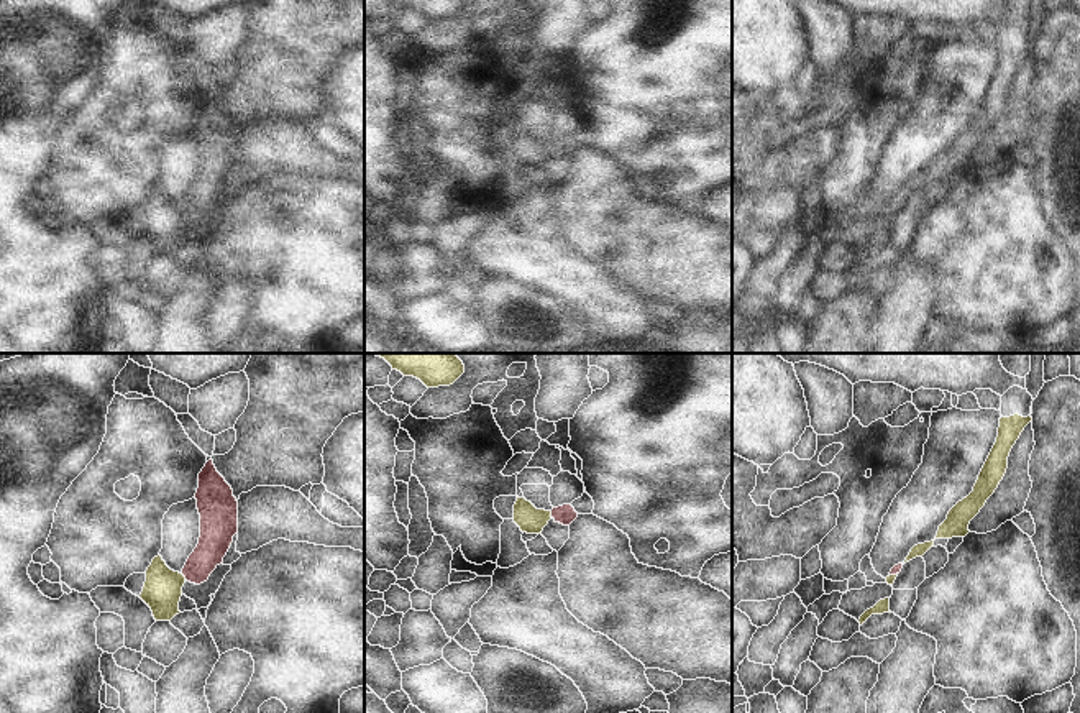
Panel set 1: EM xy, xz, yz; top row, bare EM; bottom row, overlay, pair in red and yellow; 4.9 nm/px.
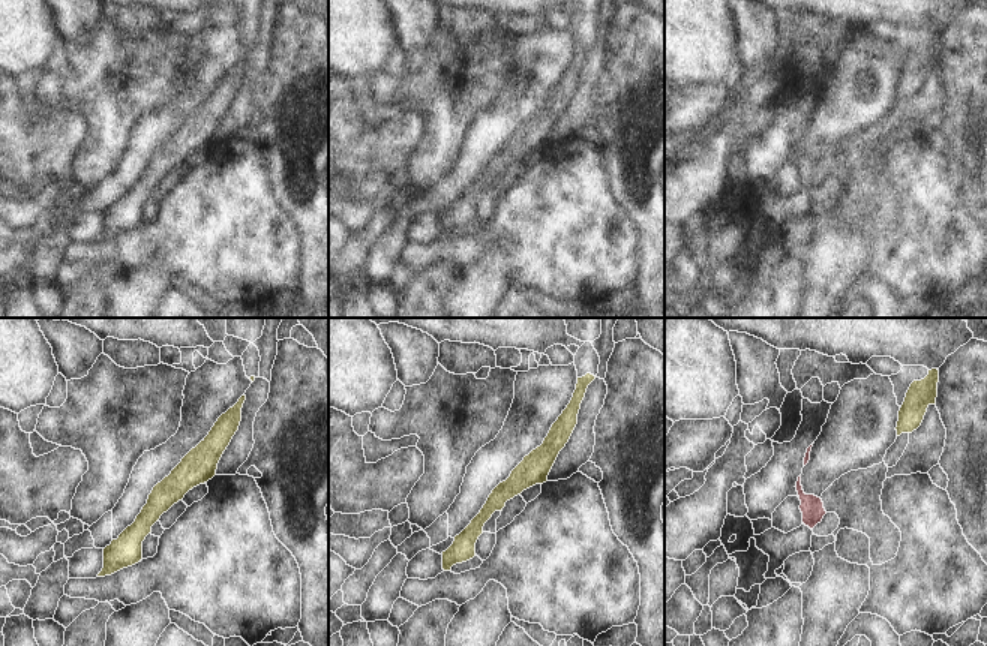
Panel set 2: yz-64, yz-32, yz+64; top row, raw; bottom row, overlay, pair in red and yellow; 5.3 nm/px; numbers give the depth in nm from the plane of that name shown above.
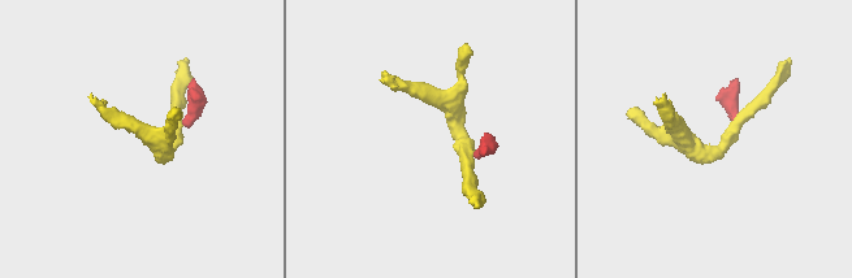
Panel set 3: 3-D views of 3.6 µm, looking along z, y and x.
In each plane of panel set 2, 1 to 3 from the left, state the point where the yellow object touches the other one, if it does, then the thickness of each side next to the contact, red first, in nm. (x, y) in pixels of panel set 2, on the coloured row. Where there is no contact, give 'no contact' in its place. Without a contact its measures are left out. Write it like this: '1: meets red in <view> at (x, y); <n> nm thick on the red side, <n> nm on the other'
1: no contact
2: no contact
3: no contact

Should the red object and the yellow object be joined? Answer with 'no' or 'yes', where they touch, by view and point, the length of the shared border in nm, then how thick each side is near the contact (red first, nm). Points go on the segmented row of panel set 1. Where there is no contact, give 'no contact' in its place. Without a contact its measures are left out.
no; meets red in xy at (184, 575); contact 40 nm long; 160 nm thick on the red side, 190 nm on the other

